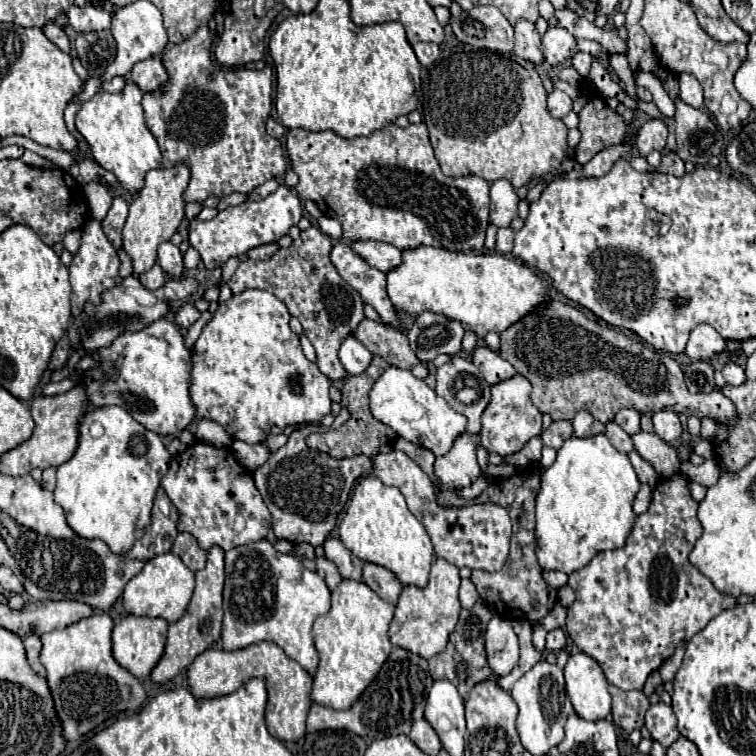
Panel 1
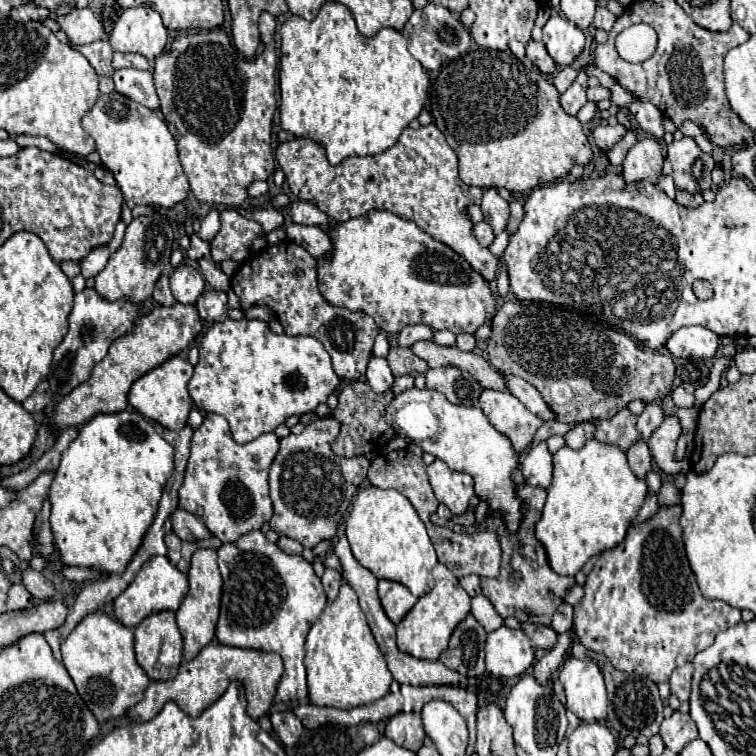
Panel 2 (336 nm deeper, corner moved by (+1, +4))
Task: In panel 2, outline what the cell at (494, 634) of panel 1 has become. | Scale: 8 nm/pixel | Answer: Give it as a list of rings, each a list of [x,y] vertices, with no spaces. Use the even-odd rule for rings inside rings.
[[[499,627],[487,635],[485,643],[487,673],[493,677],[523,675],[535,661],[529,637],[521,629]]]

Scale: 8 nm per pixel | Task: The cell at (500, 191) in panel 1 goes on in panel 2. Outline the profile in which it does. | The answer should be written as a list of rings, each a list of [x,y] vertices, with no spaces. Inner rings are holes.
[[[485,189],[481,211],[483,211],[485,223],[489,223],[493,233],[499,235],[505,229],[507,219],[509,219],[509,203],[495,189]]]

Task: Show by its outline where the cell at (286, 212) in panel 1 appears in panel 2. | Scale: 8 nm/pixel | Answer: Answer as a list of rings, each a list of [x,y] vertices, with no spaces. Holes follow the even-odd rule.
[[[235,209],[221,211],[221,229],[211,241],[211,257],[215,263],[221,261],[245,261],[249,257],[249,245],[263,233],[261,225],[253,219],[243,217]]]

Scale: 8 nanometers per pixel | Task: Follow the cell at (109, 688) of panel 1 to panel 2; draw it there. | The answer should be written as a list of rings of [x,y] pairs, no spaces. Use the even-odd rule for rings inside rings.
[[[97,611],[87,615],[61,645],[63,665],[69,671],[79,695],[93,711],[99,723],[125,715],[129,707],[143,699],[149,685],[147,673],[135,659],[135,635],[129,627]],[[105,711],[105,719],[103,719]]]

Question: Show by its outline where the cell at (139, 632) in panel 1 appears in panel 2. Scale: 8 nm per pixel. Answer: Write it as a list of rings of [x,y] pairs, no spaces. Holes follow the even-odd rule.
[[[161,611],[149,615],[135,627],[135,653],[139,665],[151,679],[173,679],[177,675],[183,659],[183,637],[175,623],[173,611]]]

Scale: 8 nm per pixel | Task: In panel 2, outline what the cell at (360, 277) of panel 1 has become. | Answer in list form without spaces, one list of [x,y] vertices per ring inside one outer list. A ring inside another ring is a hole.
[[[285,223],[287,239],[301,245],[307,253],[315,259],[331,253],[331,239],[329,235],[317,225],[299,225],[299,223]]]

